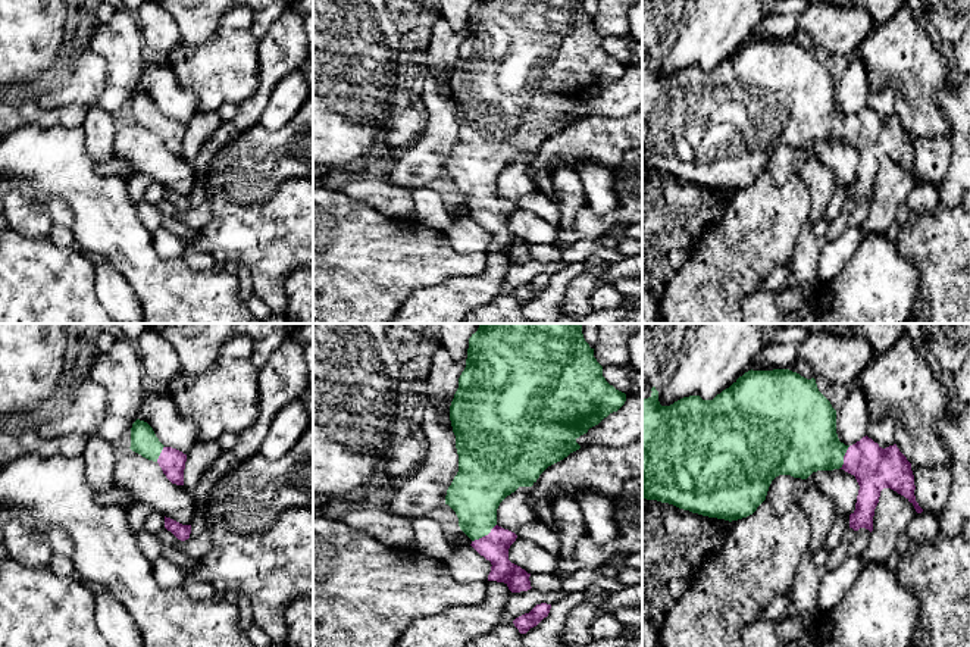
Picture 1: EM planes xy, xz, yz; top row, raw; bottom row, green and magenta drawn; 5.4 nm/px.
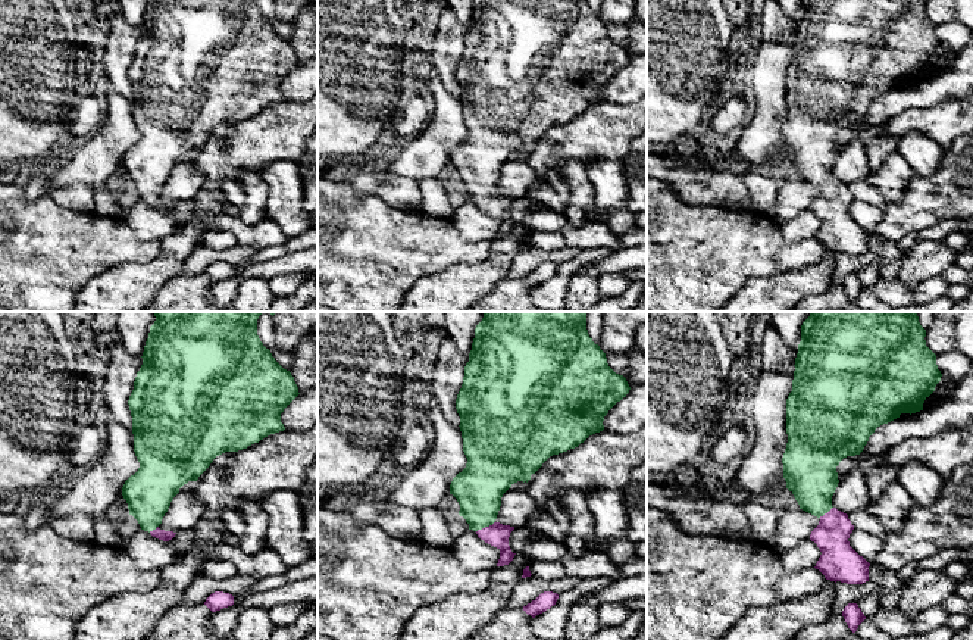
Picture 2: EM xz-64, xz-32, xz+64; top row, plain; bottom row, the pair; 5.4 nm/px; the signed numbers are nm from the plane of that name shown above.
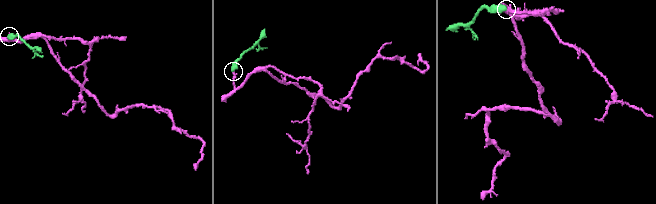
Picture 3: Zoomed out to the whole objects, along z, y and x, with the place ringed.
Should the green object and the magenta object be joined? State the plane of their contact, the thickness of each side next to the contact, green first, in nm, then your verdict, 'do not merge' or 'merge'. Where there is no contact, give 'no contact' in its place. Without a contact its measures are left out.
xz | 280/160 nm | merge

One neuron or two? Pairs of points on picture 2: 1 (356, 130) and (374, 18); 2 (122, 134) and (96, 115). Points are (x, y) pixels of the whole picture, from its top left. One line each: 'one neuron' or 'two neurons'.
1: one neuron
2: two neurons

